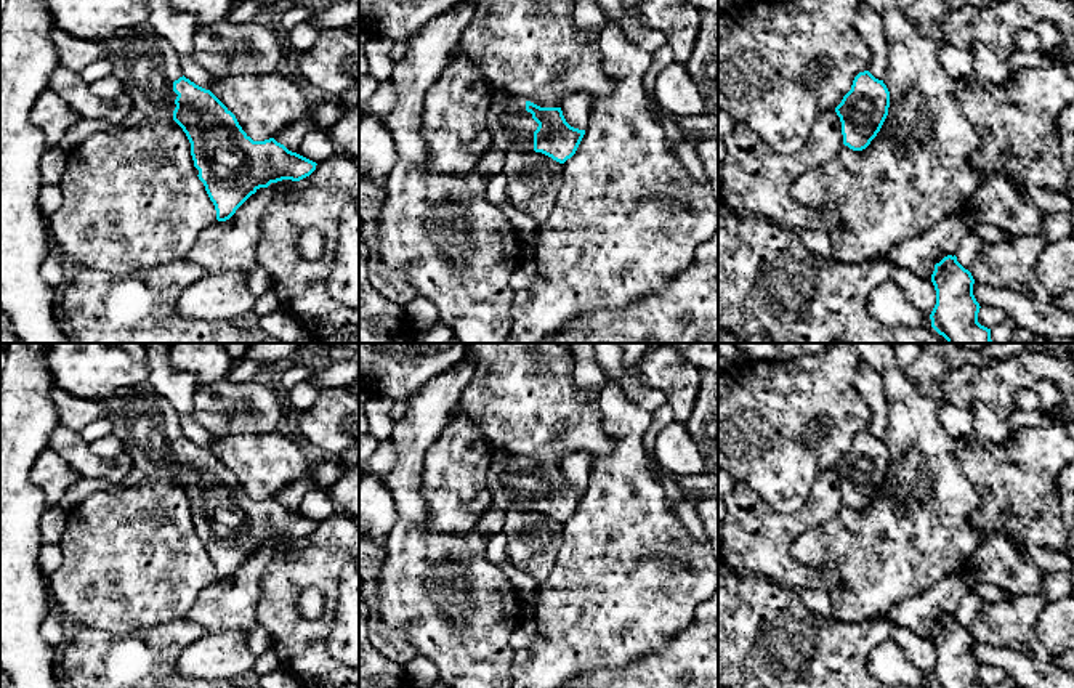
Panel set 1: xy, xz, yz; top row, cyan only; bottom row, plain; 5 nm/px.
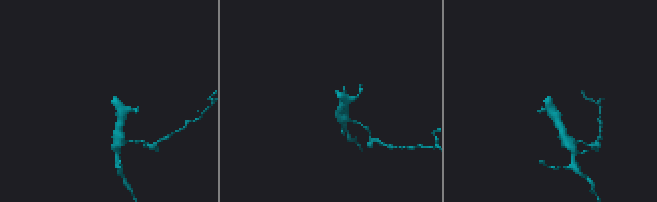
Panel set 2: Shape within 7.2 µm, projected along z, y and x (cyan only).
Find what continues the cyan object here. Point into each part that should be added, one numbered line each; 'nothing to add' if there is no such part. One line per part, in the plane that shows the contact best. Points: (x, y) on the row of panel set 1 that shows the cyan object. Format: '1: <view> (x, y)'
1: xz (512, 127)

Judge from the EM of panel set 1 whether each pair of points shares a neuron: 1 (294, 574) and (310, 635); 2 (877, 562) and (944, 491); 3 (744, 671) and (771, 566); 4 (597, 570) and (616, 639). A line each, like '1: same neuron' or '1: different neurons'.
1: same neuron
2: same neuron
3: different neurons
4: same neuron

